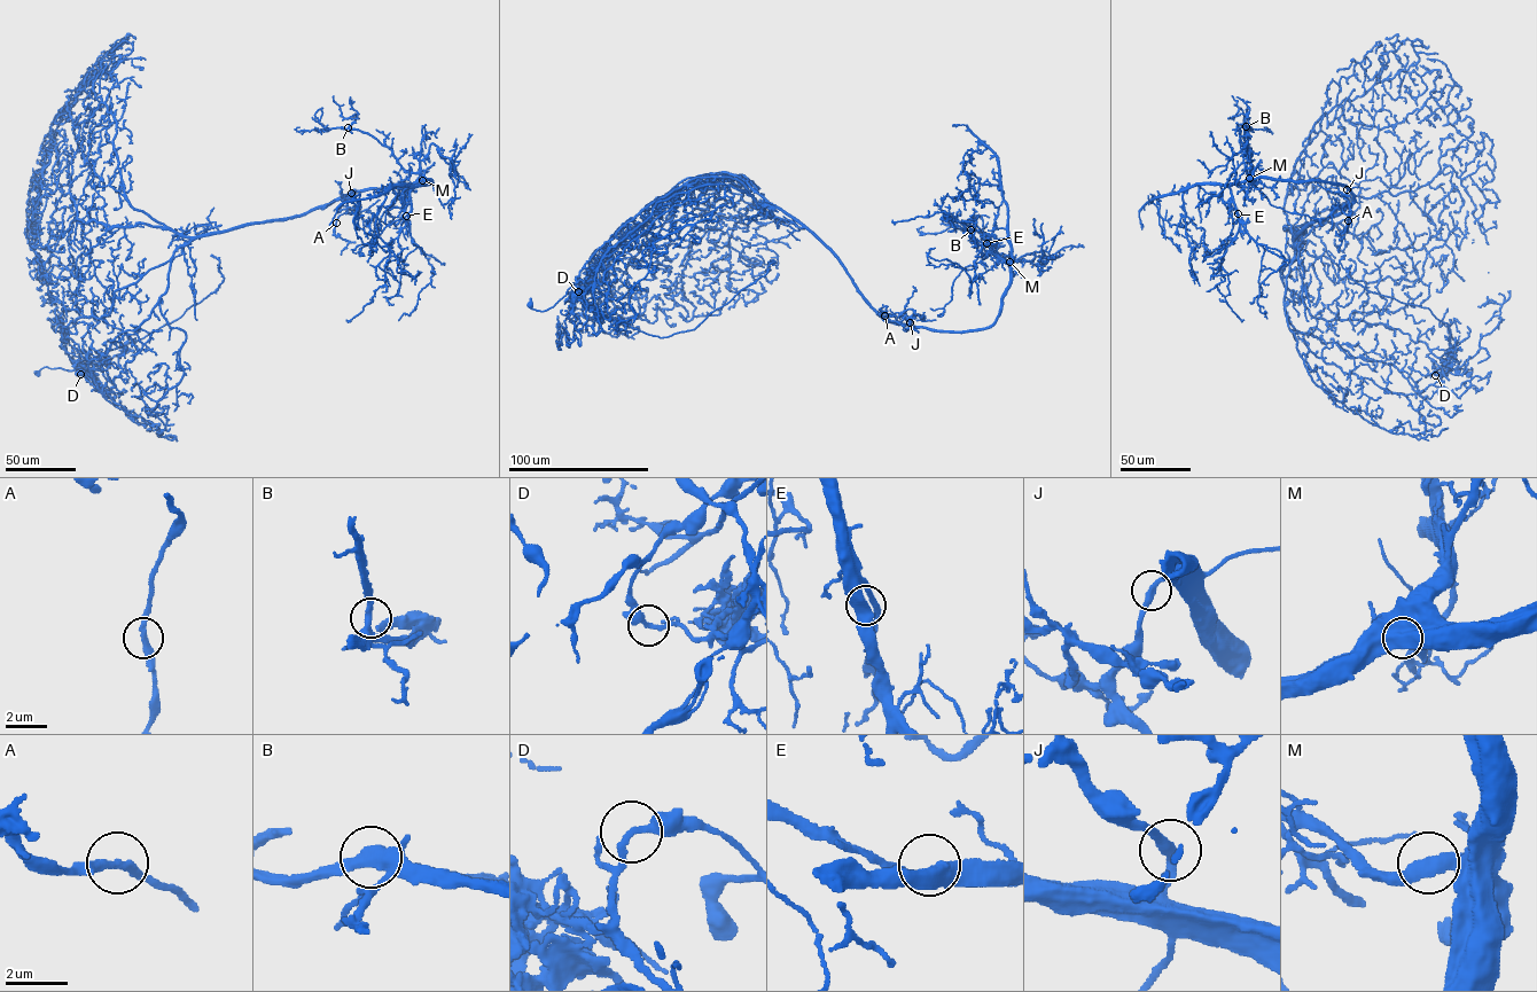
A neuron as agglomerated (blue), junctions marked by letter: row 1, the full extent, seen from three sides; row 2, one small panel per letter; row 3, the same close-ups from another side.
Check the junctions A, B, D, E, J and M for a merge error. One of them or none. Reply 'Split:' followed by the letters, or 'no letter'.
Split: D

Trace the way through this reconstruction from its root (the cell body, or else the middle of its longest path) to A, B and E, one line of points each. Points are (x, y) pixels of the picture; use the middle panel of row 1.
A: (529, 304), (585, 288), (585, 264), (650, 204), (731, 177), (910, 322), (884, 315)
B: (529, 304), (585, 288), (585, 264), (650, 204), (731, 177), (886, 320), (978, 330), (1012, 265), (970, 229)
E: (529, 304), (585, 288), (593, 252), (697, 178), (794, 217), (897, 323), (989, 328), (1012, 256), (987, 243)

